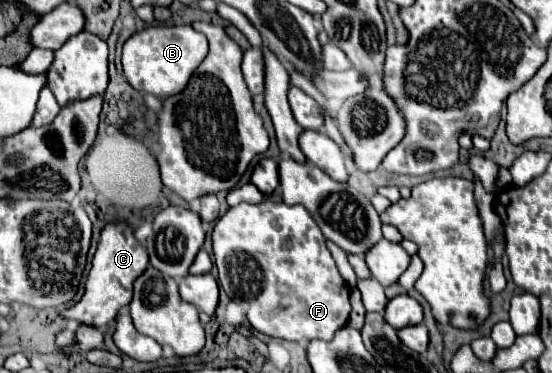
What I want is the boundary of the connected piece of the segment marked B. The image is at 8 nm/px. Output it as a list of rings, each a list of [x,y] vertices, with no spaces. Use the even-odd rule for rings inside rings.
[[[150,25],[134,33],[122,49],[122,67],[128,83],[134,89],[144,89],[160,99],[174,95],[186,87],[186,79],[194,73],[194,67],[202,63],[208,51],[208,41],[202,33],[194,31],[190,25]]]

